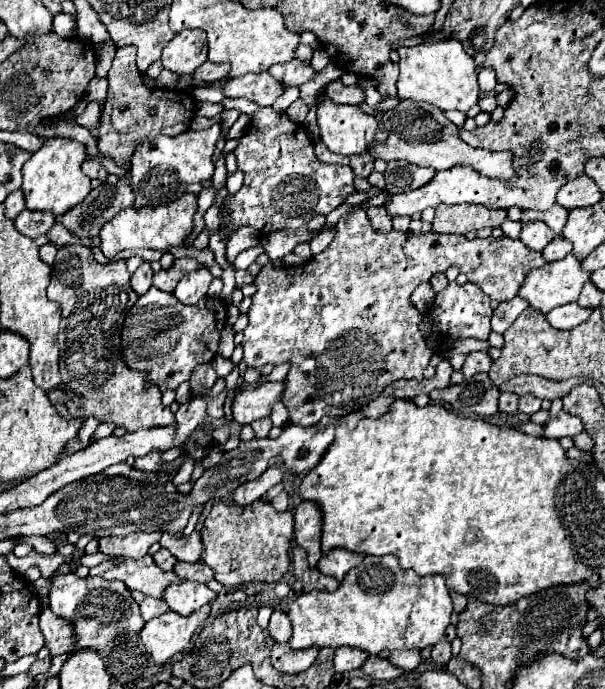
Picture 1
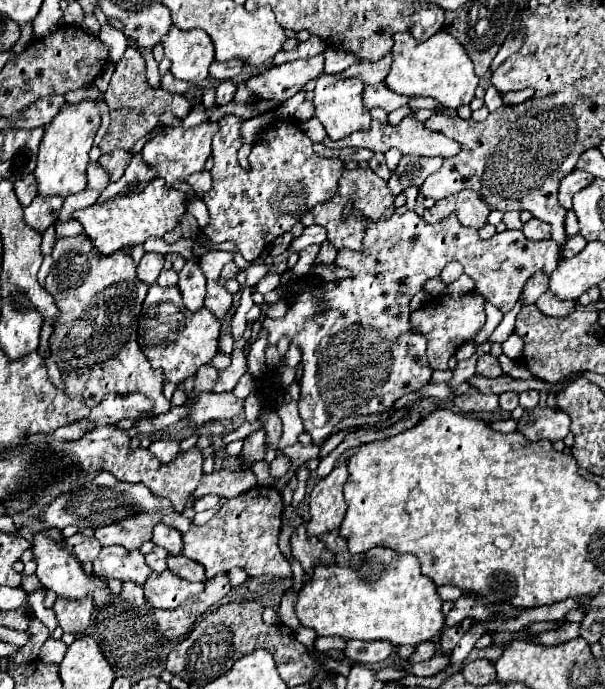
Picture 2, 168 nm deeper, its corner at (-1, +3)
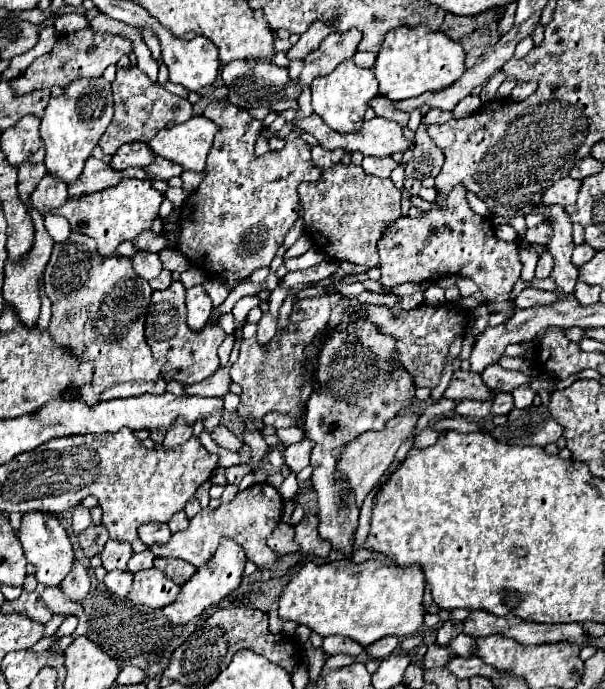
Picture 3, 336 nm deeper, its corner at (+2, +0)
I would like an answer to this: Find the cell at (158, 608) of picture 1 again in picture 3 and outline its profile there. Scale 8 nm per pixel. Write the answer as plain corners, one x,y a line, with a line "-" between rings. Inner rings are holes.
111,570
111,572
105,574
103,584
105,584
105,586
109,588
109,592
113,592
115,596
125,598
127,592
129,592
129,588
131,588
131,584
133,584
133,576
131,576
129,572
115,572
115,570

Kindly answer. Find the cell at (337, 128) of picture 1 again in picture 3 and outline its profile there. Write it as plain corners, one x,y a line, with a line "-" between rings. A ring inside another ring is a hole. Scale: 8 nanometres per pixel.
345,60
345,64
339,64
331,74
317,76
311,82
311,92
313,92
313,112
321,116
329,128
337,132
353,132
361,128
367,102
373,96
377,96
377,80
373,76
373,70
363,70
353,60

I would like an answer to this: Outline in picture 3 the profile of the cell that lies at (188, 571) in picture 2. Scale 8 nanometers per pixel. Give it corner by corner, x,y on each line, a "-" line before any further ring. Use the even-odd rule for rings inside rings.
155,558
155,566
161,572
165,572
179,586
183,586
197,570
193,564
189,564
185,560
177,560
177,558

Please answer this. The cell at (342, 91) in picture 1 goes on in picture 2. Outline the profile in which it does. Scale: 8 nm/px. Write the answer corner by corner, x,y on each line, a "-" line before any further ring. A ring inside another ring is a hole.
378,83
378,85
364,85
362,99
364,99
364,105
366,105
368,109
380,107
380,109
384,109
386,113
390,113
390,111
406,105
410,97
392,93
384,83

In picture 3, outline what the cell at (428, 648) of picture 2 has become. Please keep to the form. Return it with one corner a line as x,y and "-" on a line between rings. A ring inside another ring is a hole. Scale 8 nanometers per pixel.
431,644
425,658
423,658
423,666
425,668
437,668
437,666
445,666
449,660
453,658
453,652
449,648
443,648
439,644

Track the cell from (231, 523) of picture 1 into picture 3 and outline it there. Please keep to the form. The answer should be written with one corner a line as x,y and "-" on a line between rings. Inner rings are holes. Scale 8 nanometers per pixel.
265,482
253,484
247,490
237,492
237,496
231,502
225,502
219,508
201,510
195,518
191,518
191,524
187,530
175,532
167,544
153,544
153,546
149,546
149,550
155,556
181,558
199,568
215,554
219,540
223,536
229,536
229,538
235,538
243,546
243,550
251,562
255,562
259,568
271,568
277,564
277,554
267,546
267,538
279,524
281,514
283,514
283,500
281,500
277,488
273,488

